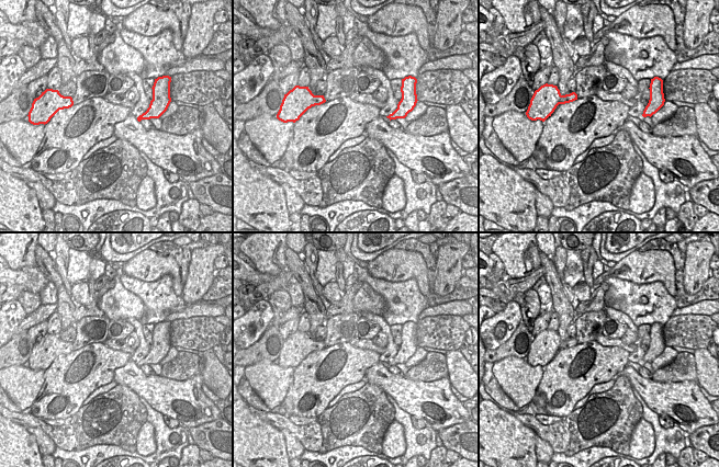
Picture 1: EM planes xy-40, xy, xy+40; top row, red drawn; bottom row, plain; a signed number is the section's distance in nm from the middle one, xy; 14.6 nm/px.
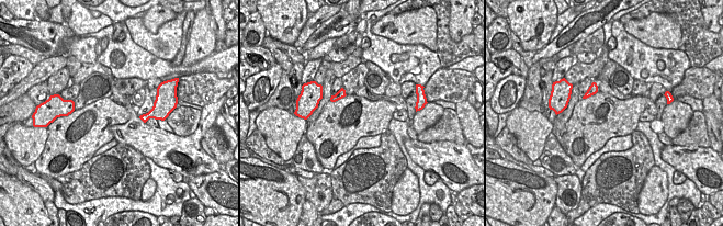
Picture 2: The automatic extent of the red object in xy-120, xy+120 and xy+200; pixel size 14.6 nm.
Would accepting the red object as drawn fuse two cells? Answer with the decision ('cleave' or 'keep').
keep

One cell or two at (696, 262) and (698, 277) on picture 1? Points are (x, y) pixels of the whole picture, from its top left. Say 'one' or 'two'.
one

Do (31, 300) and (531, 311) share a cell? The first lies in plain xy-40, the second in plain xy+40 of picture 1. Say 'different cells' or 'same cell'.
same cell

